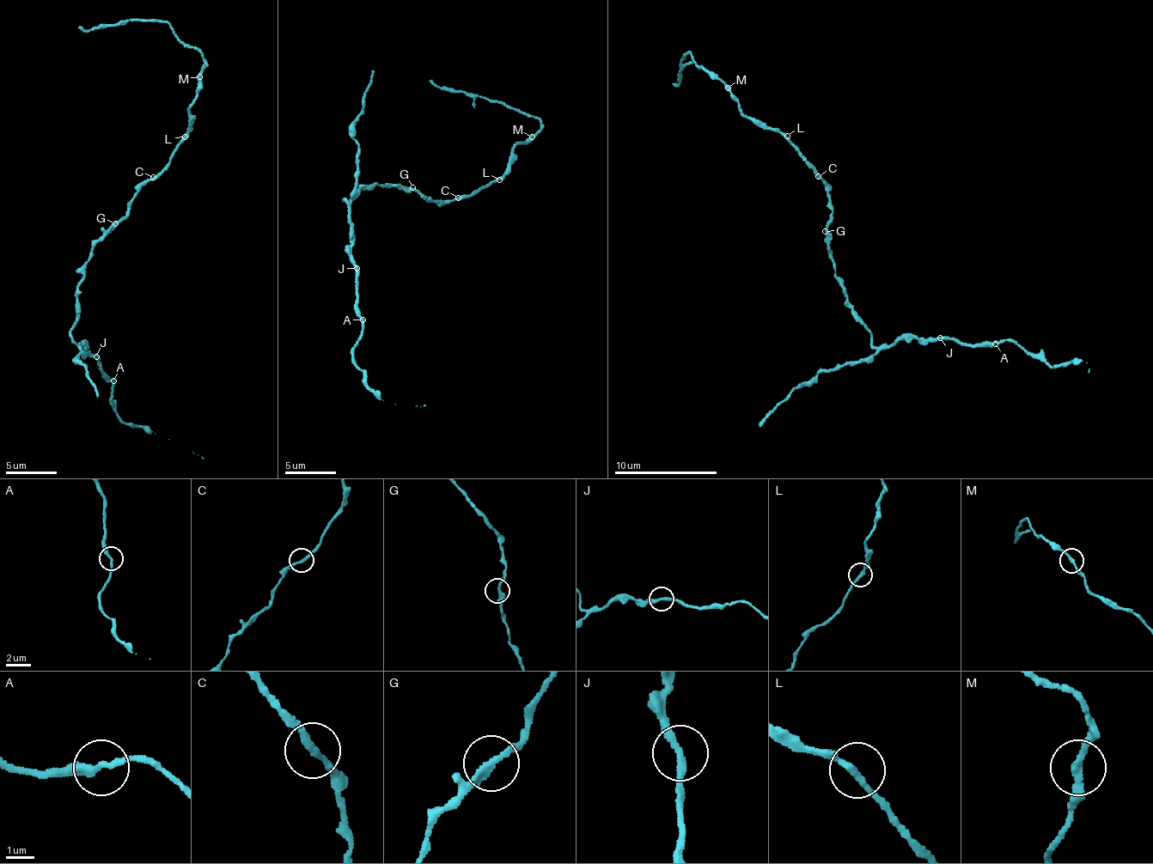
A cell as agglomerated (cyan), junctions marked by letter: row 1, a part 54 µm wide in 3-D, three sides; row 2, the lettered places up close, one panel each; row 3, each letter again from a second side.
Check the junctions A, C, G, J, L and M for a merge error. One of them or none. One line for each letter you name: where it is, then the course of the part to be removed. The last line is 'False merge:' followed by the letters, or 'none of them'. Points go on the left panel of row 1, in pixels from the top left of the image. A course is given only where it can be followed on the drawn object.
M: (199, 76) | (200, 76), (202, 56), (165, 21), (132, 19), (90, 29), (81, 27)
False merge: M

